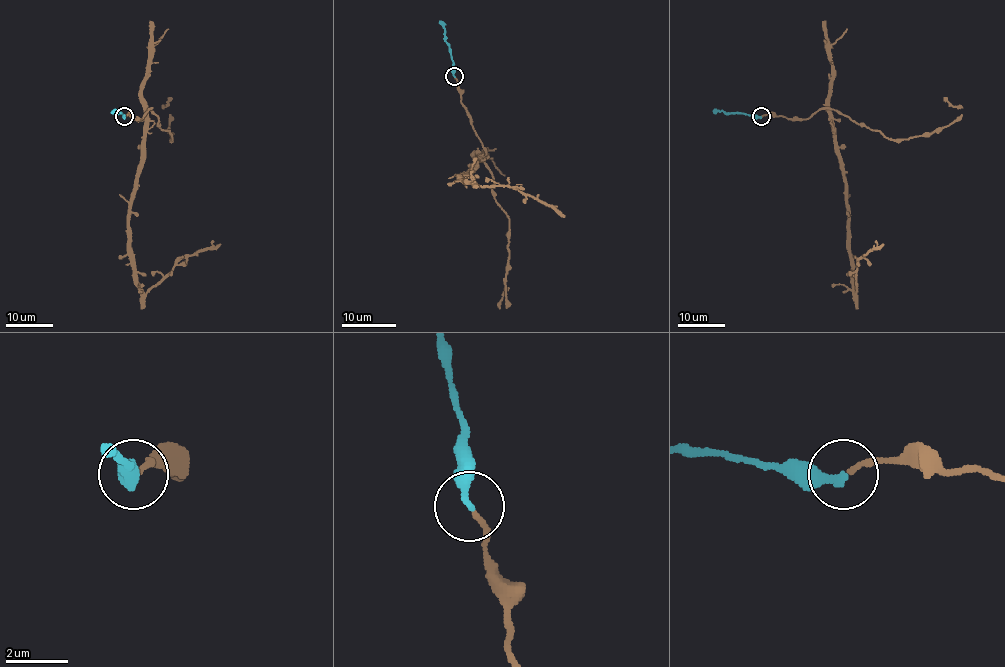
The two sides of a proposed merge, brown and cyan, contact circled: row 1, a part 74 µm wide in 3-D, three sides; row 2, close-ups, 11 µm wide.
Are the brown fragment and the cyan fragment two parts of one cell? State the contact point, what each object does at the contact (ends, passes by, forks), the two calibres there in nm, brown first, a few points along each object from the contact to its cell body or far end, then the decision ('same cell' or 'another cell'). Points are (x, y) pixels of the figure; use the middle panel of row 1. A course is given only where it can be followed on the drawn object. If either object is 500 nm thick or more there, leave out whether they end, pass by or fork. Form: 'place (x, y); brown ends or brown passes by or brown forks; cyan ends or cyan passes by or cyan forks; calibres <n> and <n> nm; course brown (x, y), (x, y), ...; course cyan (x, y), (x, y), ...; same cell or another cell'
place (454, 76); brown ends; cyan ends; calibres 160 and 280 nm; course brown (455, 77), (460, 102), (486, 153), (459, 178), (479, 184), (516, 187), (552, 205), (564, 217); course cyan (454, 77), (451, 48), (446, 40), (444, 26), (439, 20); same cell

